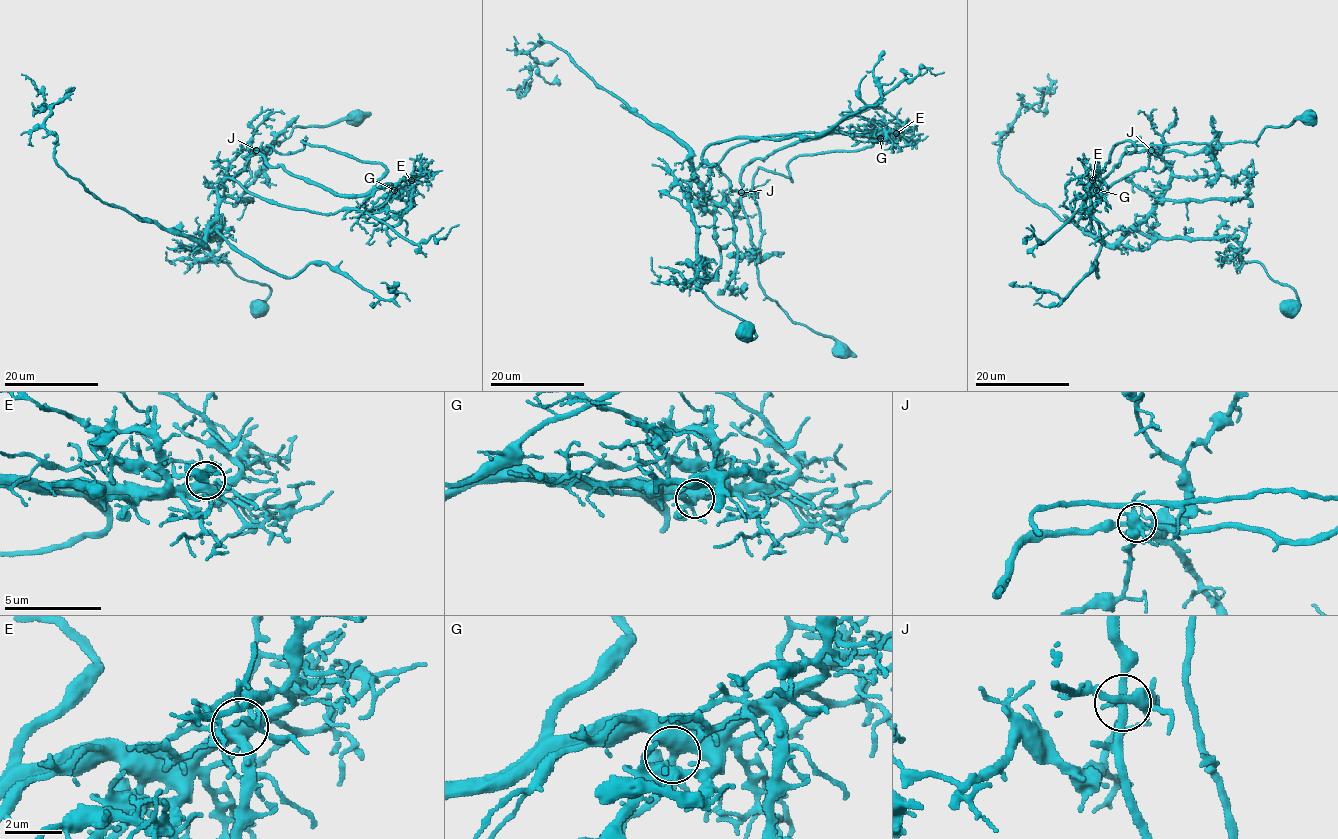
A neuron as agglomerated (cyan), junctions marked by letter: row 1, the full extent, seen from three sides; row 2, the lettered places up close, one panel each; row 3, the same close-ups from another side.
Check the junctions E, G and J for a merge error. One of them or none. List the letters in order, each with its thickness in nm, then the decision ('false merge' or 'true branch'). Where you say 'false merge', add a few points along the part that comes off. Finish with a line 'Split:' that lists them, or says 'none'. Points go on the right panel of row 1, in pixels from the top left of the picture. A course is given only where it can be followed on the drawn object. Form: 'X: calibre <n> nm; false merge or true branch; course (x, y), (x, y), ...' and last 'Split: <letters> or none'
E: calibre 440 nm; true branch
G: calibre 400 nm; true branch
J: calibre 320 nm; false merge; course (1150, 150), (1122, 156), (1092, 195), (1093, 185), (1087, 184), (1090, 215), (1099, 223), (1102, 244), (1100, 241)
Split: J

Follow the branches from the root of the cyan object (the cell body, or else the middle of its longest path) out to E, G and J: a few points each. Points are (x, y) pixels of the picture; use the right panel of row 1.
E: (1289, 309), (1295, 291), (1233, 239), (1146, 237), (1155, 198), (1125, 178), (1074, 213), (1092, 180)
G: (1289, 309), (1295, 291), (1233, 239), (1146, 237), (1155, 198), (1125, 178), (1092, 213), (1072, 211), (1096, 190)
J: (1289, 309), (1295, 291), (1245, 263), (1235, 241), (1138, 229), (1155, 198), (1123, 177), (1150, 150)

